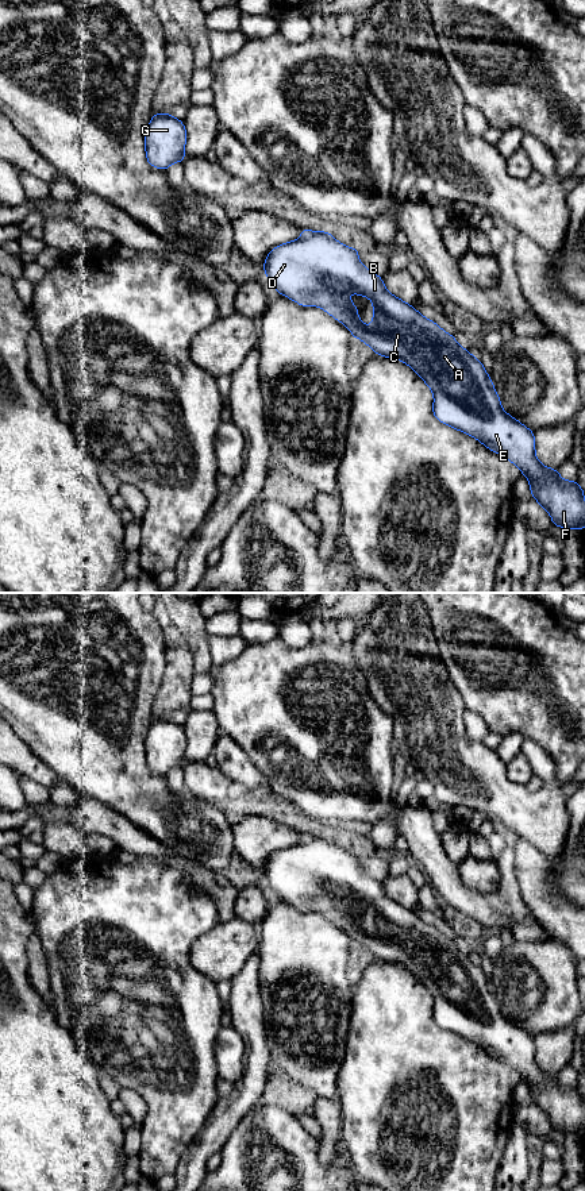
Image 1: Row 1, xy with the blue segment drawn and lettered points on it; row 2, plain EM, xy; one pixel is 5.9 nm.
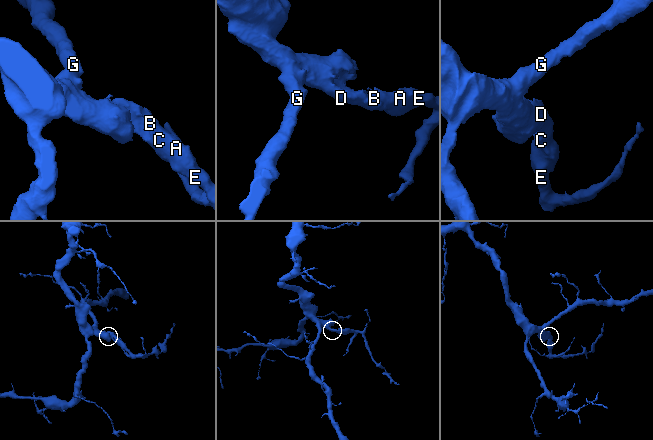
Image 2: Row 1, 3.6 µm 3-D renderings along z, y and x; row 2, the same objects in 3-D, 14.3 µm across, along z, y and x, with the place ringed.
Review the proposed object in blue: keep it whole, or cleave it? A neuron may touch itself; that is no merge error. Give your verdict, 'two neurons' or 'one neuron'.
one neuron

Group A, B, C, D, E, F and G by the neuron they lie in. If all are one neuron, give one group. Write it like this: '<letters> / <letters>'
A B C D E F G

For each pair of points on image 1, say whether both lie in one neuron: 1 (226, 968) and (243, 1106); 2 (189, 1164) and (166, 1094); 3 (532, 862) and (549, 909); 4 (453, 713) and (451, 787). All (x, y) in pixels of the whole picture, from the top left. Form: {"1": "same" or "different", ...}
{"1": "different", "2": "different", "3": "same", "4": "same"}

